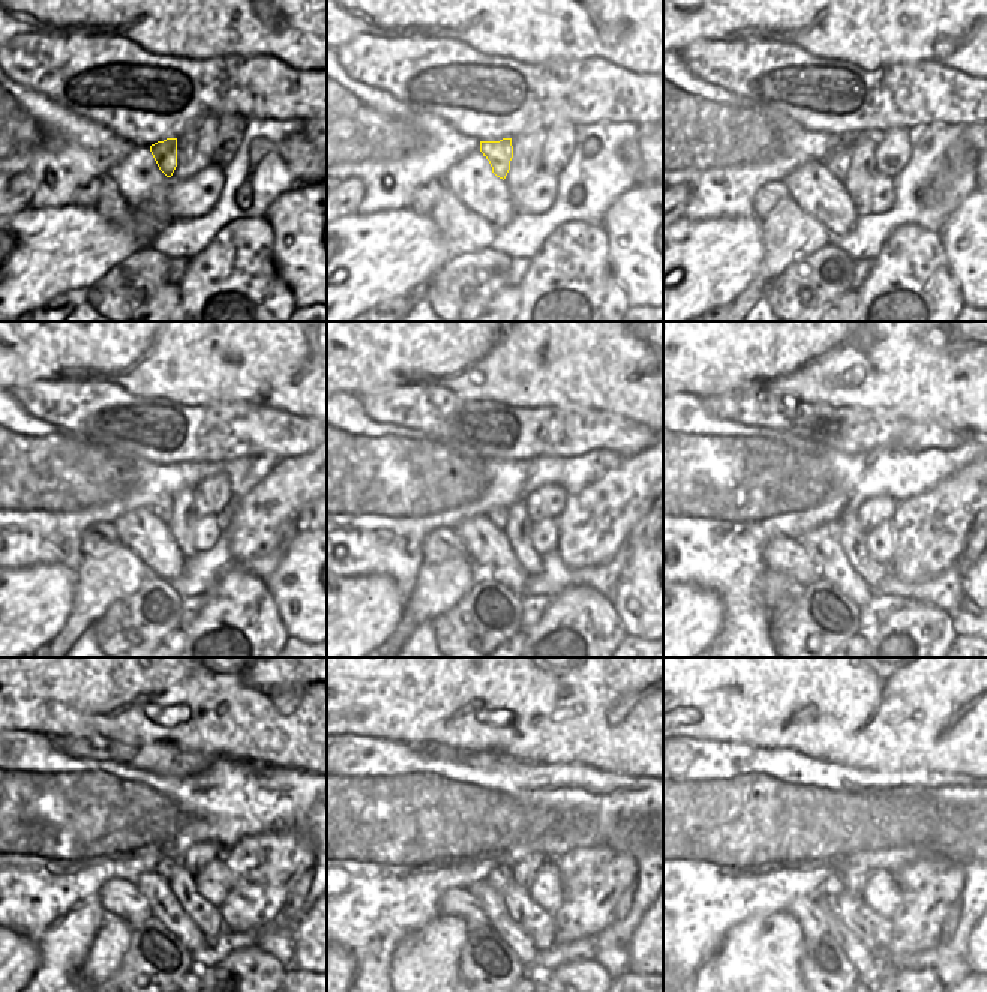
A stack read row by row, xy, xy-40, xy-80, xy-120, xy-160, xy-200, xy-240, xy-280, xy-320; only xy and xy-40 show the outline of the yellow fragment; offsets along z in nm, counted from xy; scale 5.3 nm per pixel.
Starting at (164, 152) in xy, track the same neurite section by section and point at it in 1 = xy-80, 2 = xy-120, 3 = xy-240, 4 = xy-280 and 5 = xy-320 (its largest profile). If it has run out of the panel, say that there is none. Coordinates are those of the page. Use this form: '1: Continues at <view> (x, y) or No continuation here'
1: Continues at xy-80 (837, 161)
2: Continues at xy-120 (162, 509)
3: Continues at xy-240 (164, 866)
4: Continues at xy-280 (498, 877)
5: Continues at xy-320 (833, 886)

